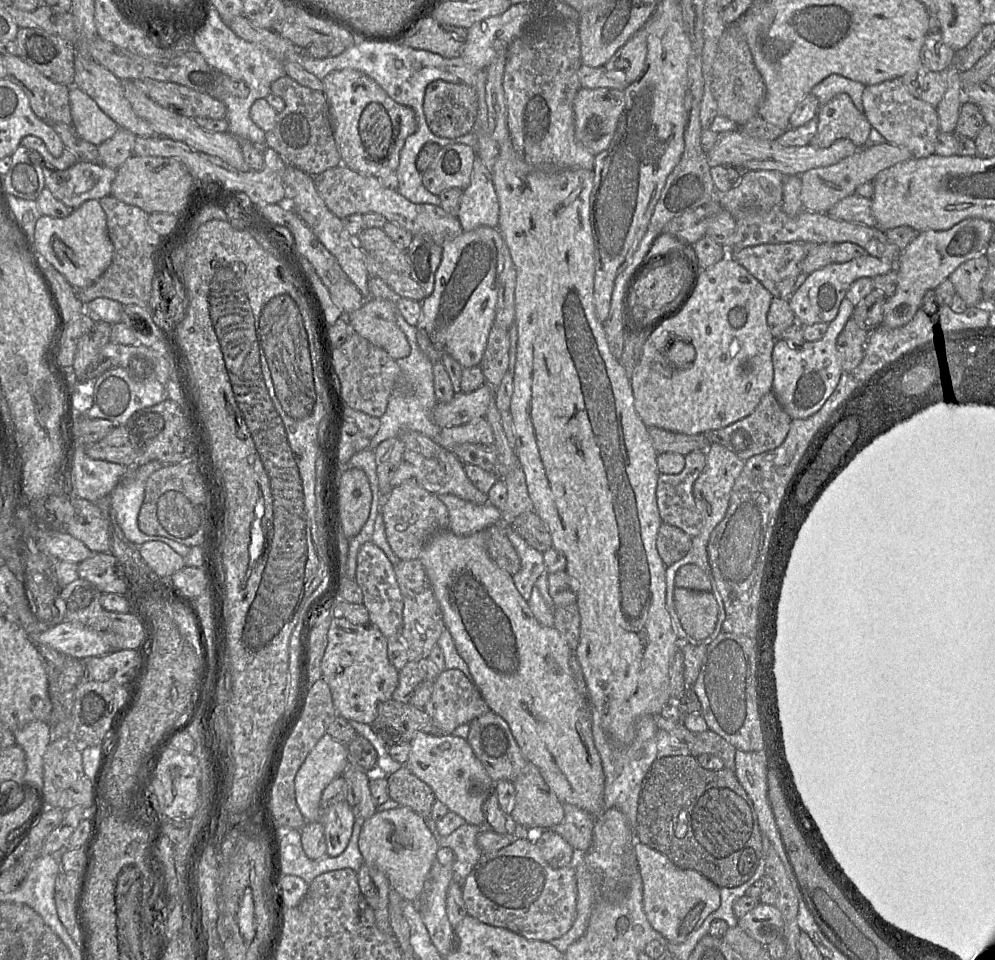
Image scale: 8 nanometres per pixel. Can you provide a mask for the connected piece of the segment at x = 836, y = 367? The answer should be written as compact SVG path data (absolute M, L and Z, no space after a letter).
M844 298L836 318L828 324L822 339L805 341L801 346L791 346L784 339L776 340L772 351L772 392L791 419L803 419L813 415L836 388L842 374L836 341L853 312L854 306Z

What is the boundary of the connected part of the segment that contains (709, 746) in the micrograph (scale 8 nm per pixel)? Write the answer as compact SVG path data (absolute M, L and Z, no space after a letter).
M682 713L679 722L673 723L661 715L655 716L655 724L658 730L668 732L679 742L685 744L690 754L697 757L702 754L710 754L719 758L724 768L734 770L735 754L737 749L715 732L707 729L705 732L692 732L683 725L683 718L687 714Z

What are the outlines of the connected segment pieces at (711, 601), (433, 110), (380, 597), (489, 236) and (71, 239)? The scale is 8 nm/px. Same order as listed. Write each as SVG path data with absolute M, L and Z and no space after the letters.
M674 588L674 606L684 631L696 640L703 640L714 631L718 603L710 591Z
M443 80L431 82L425 90L423 111L431 132L442 138L457 138L474 130L478 111L476 90L464 83L450 83Z
M372 541L364 543L358 551L355 581L362 591L362 604L369 613L370 623L375 625L387 639L401 638L403 599L395 576L394 565Z
M480 226L471 231L463 231L442 246L442 258L435 273L435 285L431 295L421 302L421 314L416 325L417 344L432 361L441 361L445 354L450 355L465 368L478 366L486 348L489 332L495 322L498 293L498 255L503 253L504 239L498 228Z
M87 200L66 218L42 215L32 239L39 257L54 266L75 289L91 286L110 266L114 247L99 200Z

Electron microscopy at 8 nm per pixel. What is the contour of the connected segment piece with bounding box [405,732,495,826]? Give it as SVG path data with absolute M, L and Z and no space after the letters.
M417 732L410 746L405 766L432 789L436 799L448 810L461 816L467 824L482 826L483 805L494 791L495 783L475 756L467 740L452 735L432 736Z

